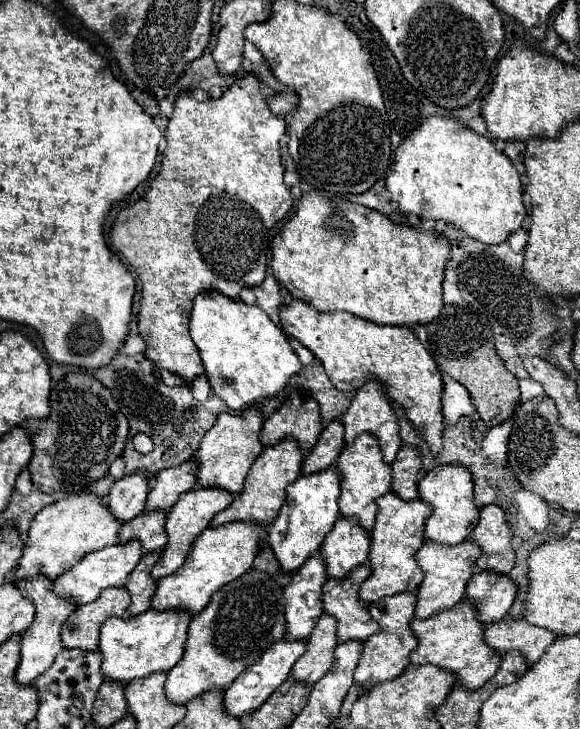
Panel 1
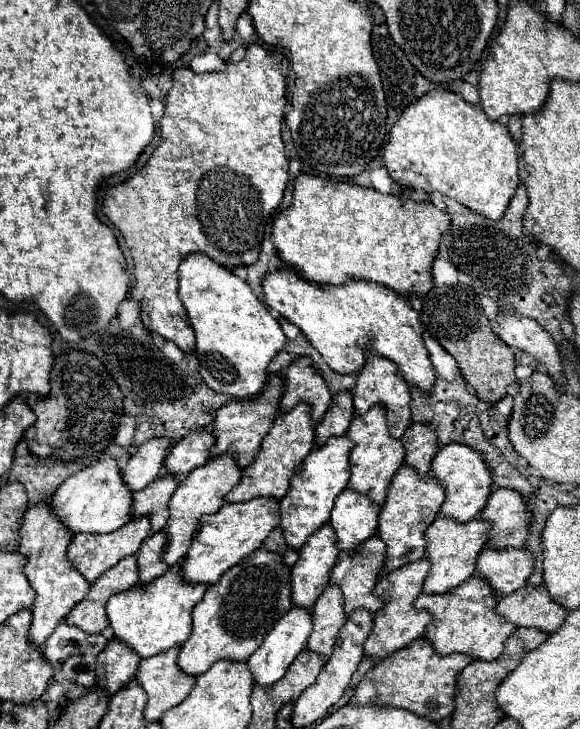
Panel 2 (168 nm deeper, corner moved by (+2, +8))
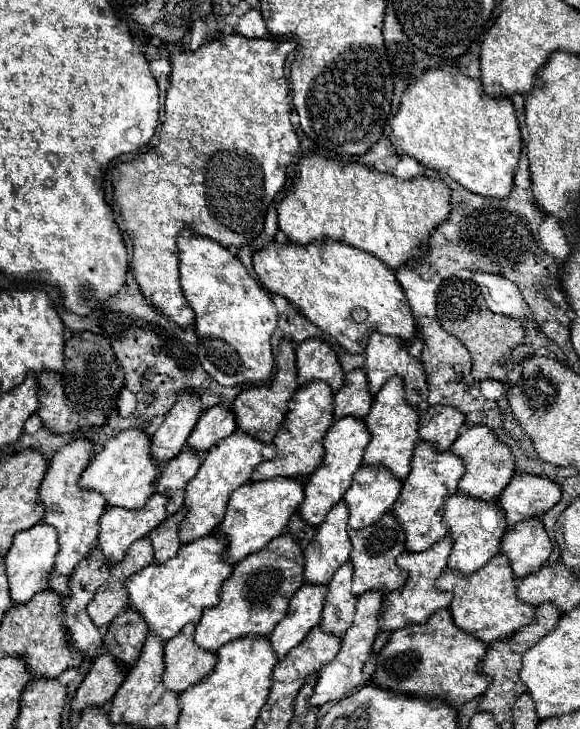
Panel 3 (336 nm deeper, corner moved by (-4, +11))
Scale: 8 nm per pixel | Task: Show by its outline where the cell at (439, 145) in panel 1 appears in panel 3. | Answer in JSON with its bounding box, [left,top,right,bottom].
[391,66,521,200]

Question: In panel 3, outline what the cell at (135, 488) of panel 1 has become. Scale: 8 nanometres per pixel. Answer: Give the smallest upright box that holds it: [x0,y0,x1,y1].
[151,396,203,464]

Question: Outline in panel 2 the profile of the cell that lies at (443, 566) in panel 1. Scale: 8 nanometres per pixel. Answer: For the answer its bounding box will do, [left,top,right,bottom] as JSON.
[425,519,491,593]

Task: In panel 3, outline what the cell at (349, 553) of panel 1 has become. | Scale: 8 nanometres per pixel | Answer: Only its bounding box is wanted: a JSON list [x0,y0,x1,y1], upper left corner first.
[343,466,401,530]

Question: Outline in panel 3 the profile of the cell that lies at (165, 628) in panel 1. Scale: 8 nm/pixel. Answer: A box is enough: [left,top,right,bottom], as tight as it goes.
[127,536,233,642]

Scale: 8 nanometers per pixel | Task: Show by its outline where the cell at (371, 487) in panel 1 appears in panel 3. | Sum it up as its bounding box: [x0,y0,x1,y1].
[363,378,419,480]

